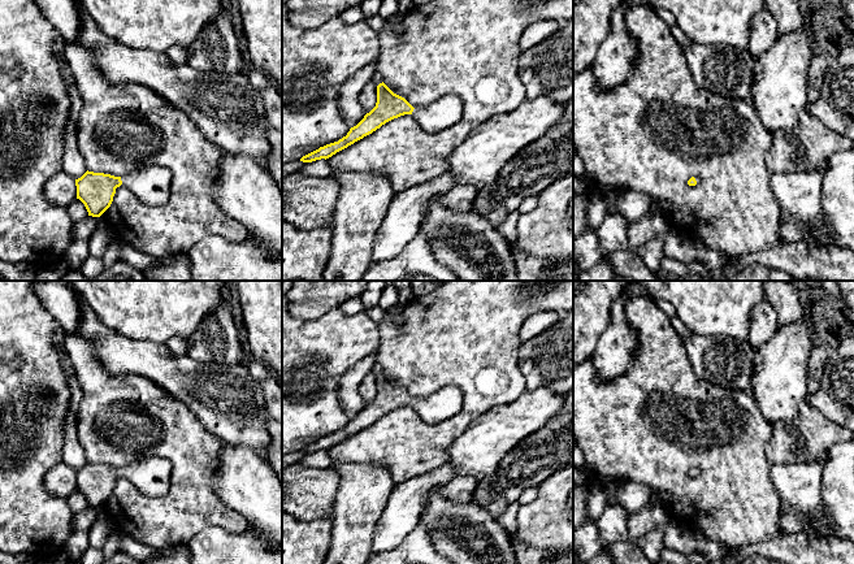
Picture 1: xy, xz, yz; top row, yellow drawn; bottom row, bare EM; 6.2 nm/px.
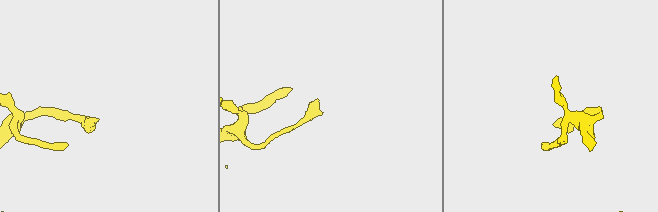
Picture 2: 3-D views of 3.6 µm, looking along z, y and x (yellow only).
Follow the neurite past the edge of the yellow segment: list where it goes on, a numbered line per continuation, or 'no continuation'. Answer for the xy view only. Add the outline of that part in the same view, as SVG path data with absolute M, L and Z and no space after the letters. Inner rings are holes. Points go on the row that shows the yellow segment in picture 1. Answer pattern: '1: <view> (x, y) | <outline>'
1: xy (151, 185) | M146 165L121 177L121 181L142 203L149 207L161 207L170 196L172 173L161 165Z

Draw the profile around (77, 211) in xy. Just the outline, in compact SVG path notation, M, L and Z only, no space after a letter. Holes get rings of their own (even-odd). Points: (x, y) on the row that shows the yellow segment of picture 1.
M79 199L73 200L70 204L65 207L65 209L73 222L78 222L88 217L88 212Z

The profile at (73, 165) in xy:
M71 116L66 121L64 147L65 152L62 157L62 172L74 179L78 179L87 172L87 168L78 148L75 122L73 121Z

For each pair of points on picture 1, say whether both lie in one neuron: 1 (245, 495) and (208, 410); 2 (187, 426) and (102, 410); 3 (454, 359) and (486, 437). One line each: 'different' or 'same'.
1: different
2: same
3: different

